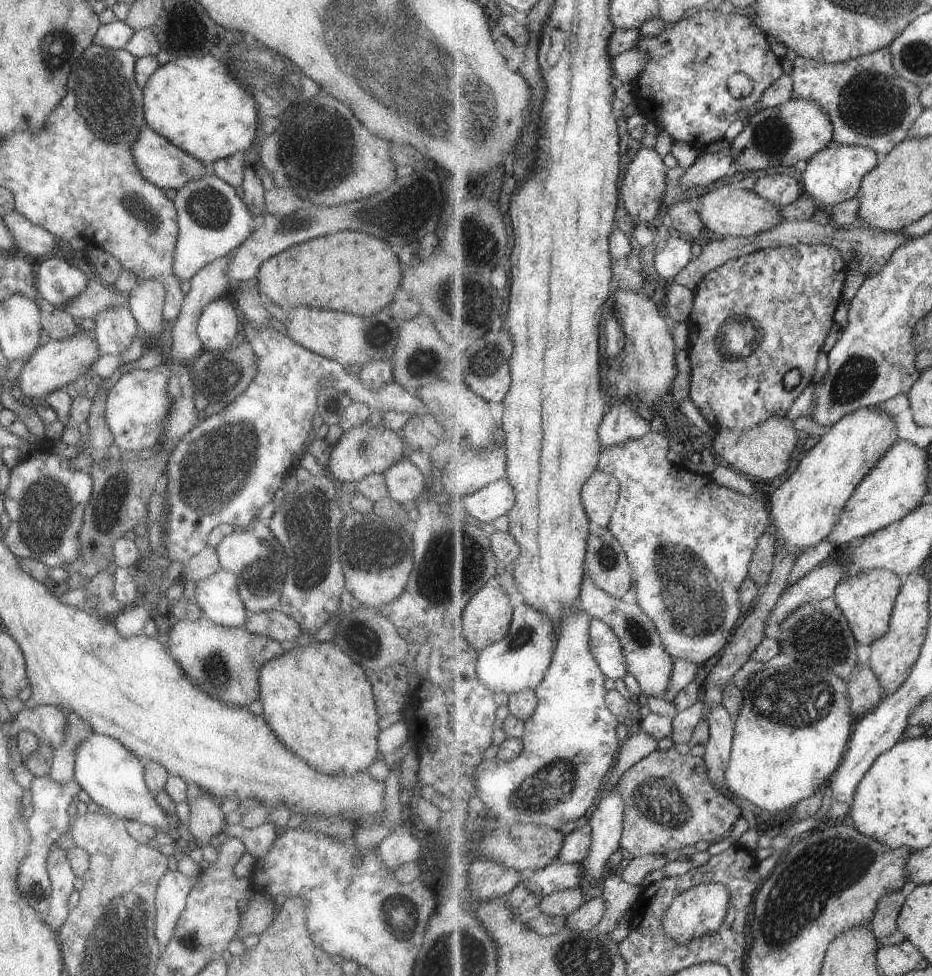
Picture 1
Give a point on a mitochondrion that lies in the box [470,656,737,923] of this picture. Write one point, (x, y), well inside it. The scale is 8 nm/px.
(660, 799)

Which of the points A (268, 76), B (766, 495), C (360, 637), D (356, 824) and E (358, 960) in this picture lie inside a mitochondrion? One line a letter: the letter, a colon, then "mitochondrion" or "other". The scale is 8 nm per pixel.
A: mitochondrion
B: other
C: mitochondrion
D: other
E: other

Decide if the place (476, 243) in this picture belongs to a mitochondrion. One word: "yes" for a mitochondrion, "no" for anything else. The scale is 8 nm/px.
yes

